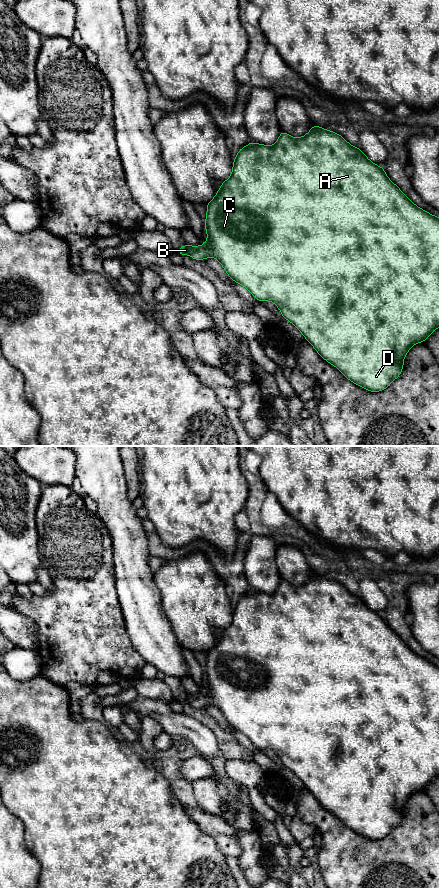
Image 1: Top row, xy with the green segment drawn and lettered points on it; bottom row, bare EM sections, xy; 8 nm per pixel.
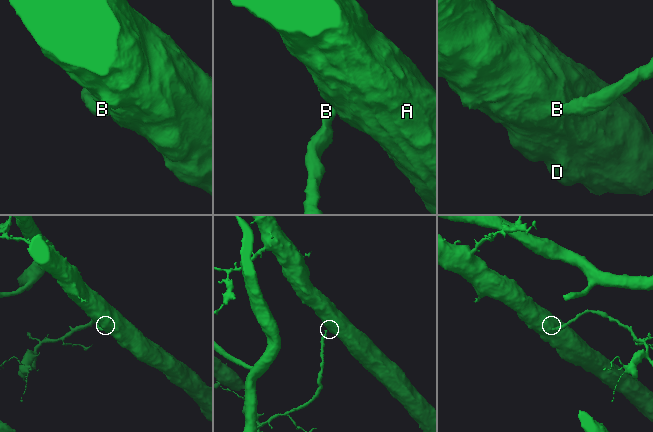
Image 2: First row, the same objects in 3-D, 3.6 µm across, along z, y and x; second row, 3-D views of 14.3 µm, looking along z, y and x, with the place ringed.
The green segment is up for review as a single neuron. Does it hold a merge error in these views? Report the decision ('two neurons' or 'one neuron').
one neuron

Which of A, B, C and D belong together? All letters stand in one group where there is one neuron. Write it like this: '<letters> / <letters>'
A B C D

